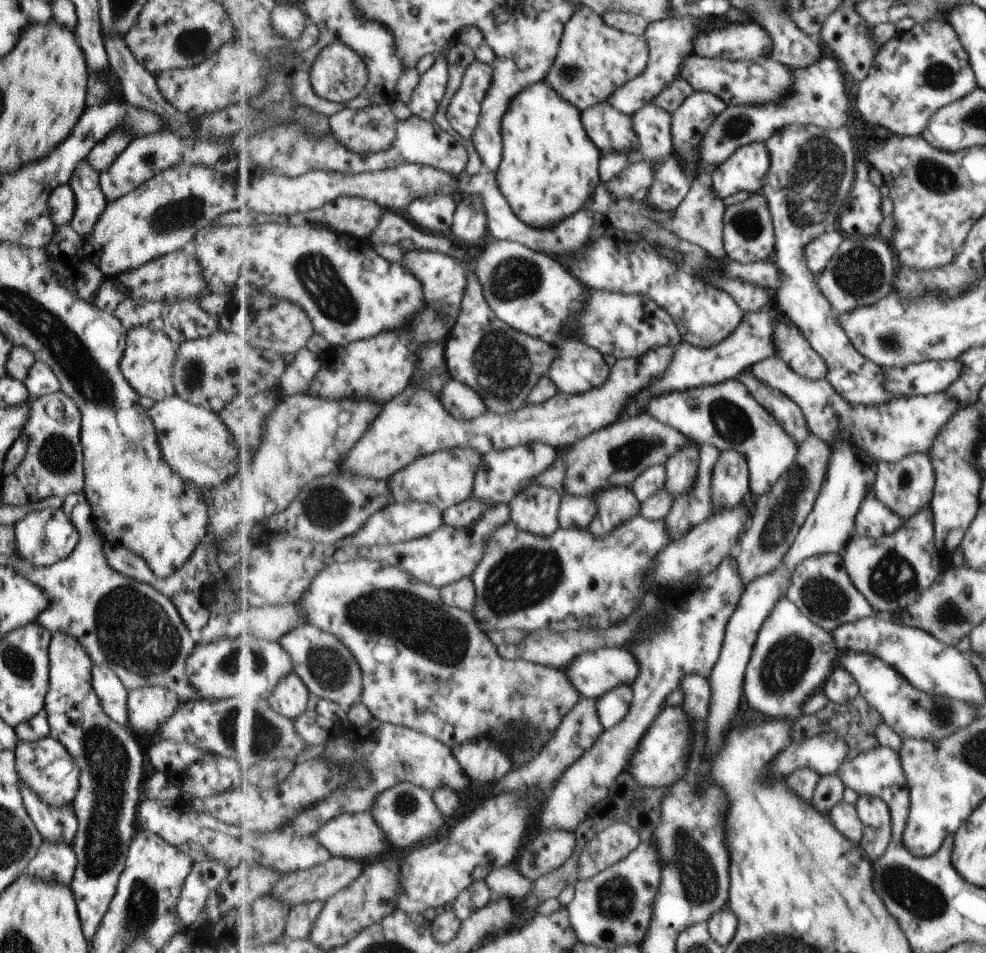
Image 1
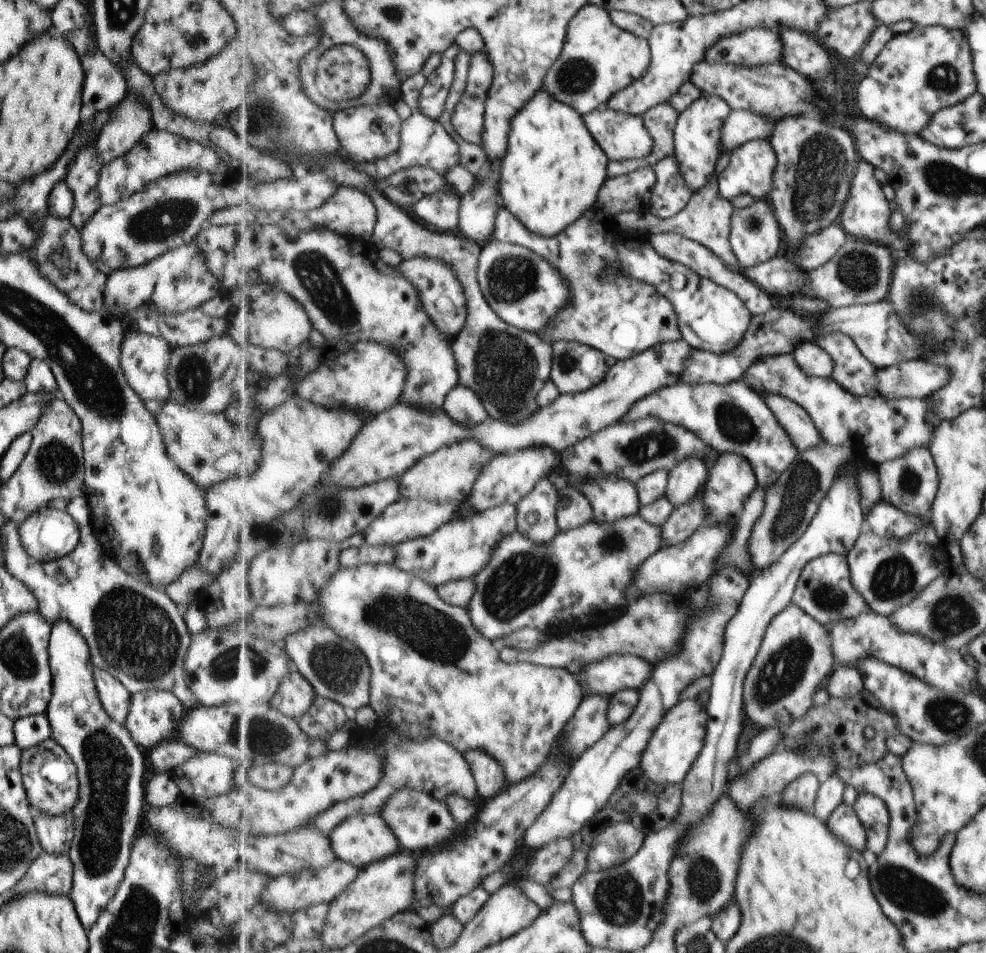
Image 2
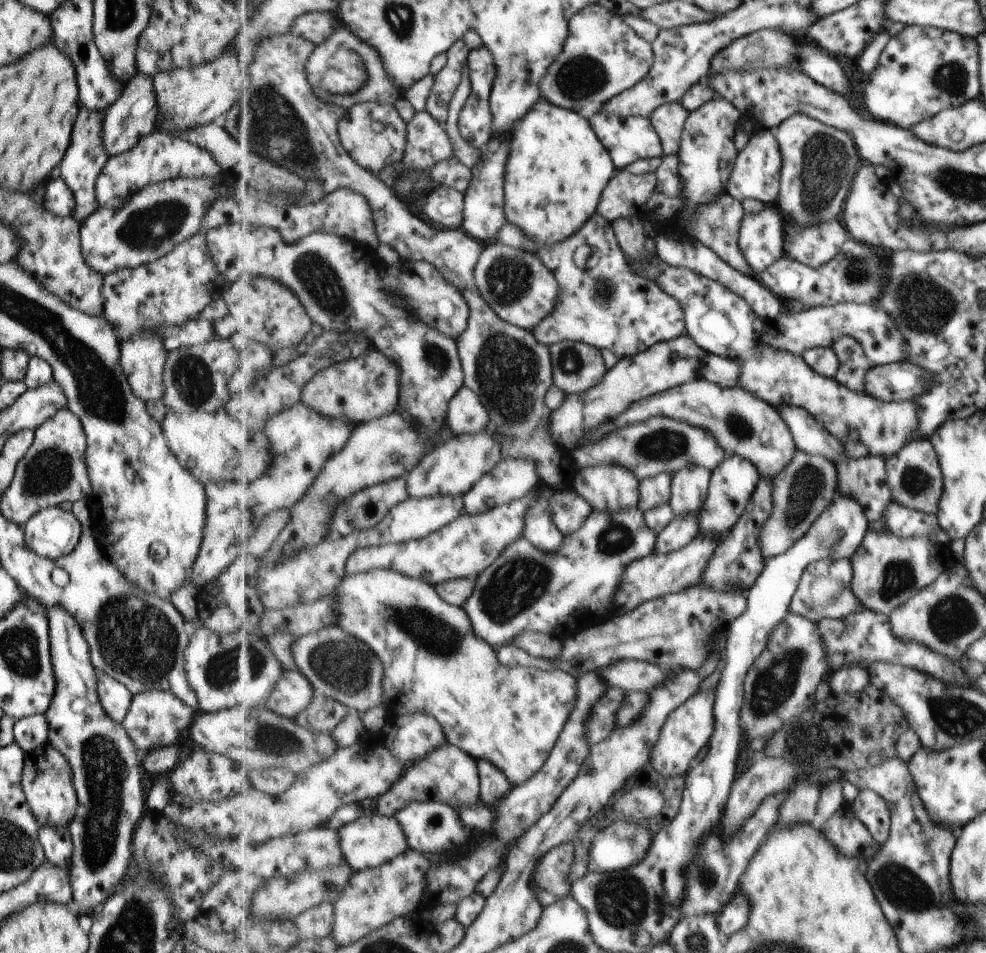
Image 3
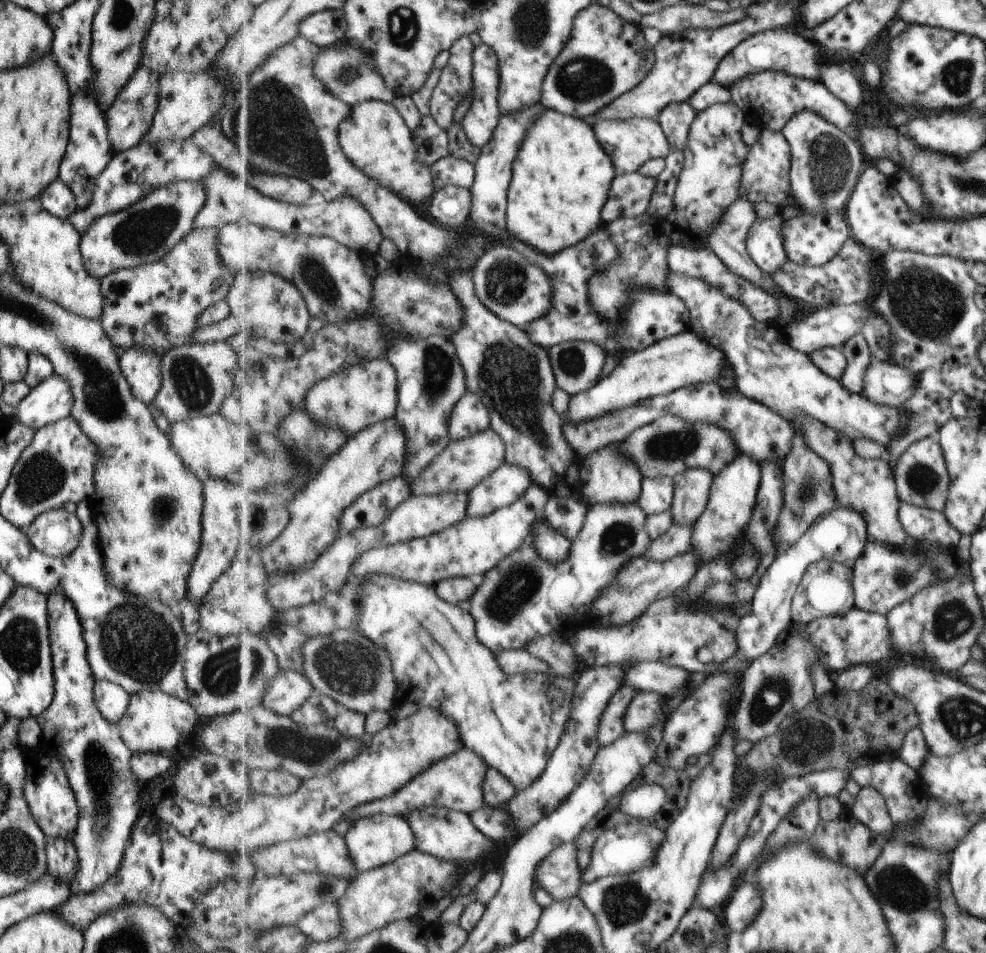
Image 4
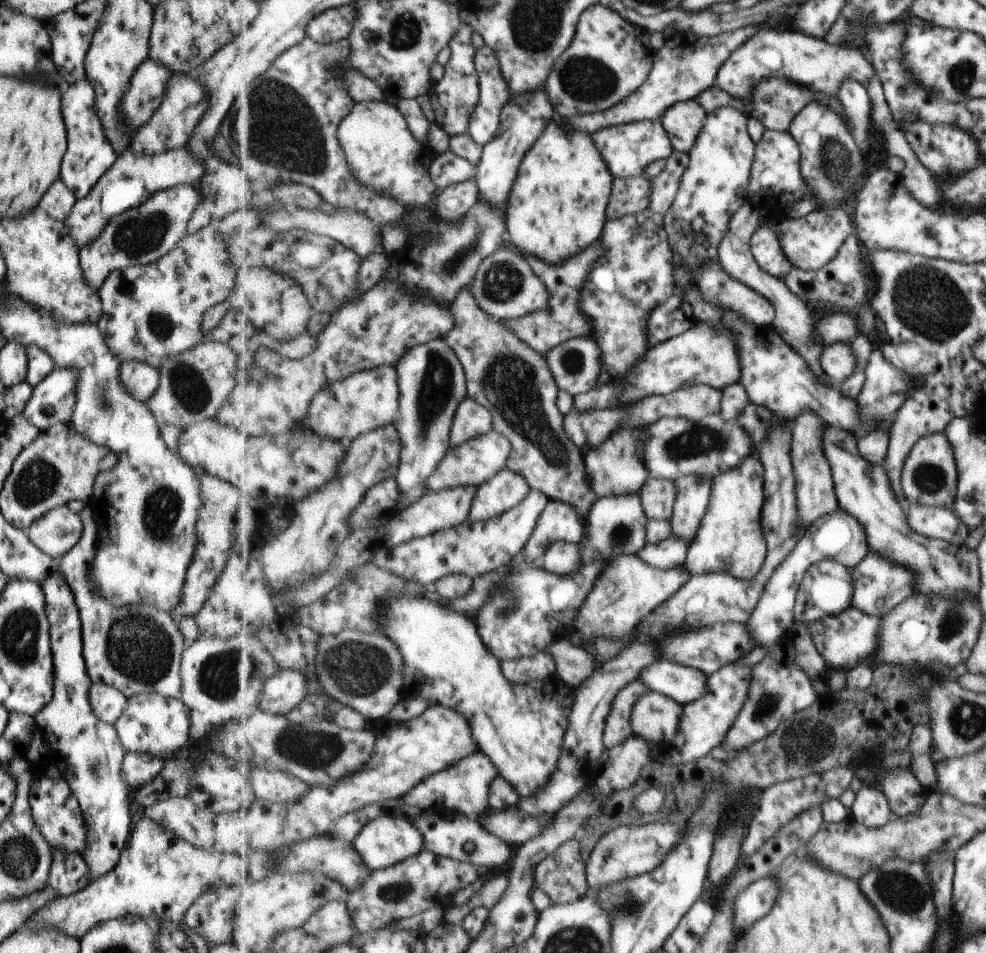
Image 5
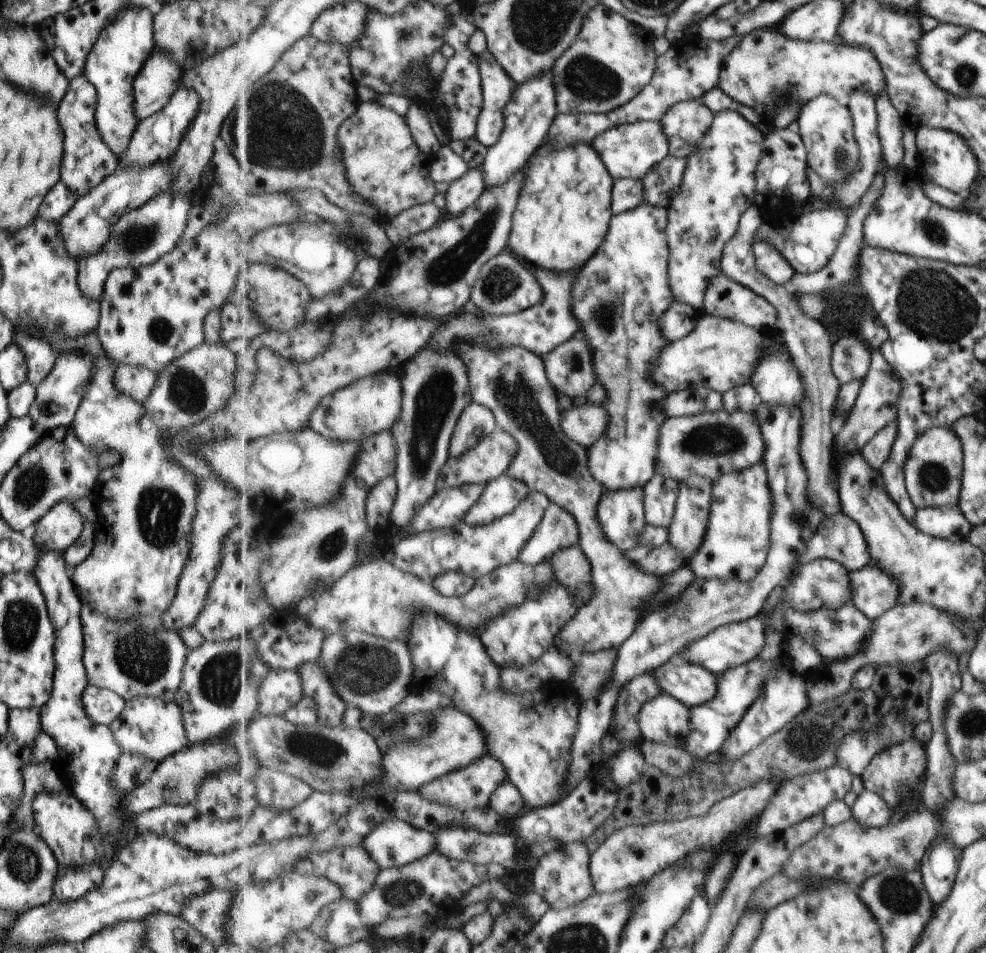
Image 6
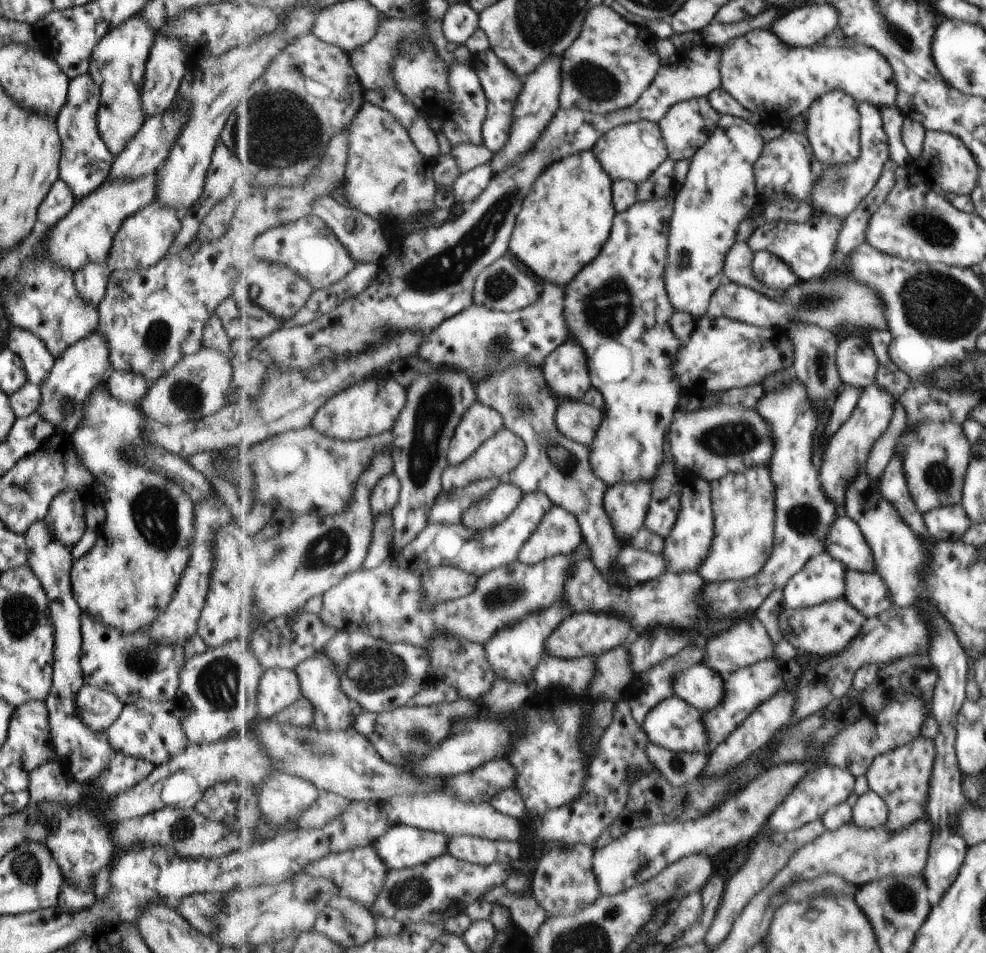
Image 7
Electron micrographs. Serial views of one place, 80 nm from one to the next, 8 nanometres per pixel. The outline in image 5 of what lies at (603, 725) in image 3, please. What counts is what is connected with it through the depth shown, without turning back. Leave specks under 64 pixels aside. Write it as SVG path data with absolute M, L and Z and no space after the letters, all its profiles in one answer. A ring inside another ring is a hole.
M635 680L626 688L623 688L622 692L619 692L619 695L615 698L613 708L611 708L611 714L607 718L607 724L605 724L603 740L606 749L619 746L625 740L635 736L633 726L631 726L631 716L633 715L635 704L638 704L638 701L642 699L647 690L649 688L641 680Z

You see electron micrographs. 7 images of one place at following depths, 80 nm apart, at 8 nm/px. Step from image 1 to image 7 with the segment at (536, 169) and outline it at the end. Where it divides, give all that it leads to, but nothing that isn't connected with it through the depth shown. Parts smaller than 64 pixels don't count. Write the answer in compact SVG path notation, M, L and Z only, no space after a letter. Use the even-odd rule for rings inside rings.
M592 150L553 163L538 178L534 190L523 204L512 234L510 254L515 255L521 264L543 282L562 287L569 286L588 264L602 254L602 248L610 239L617 214L614 205L614 181Z

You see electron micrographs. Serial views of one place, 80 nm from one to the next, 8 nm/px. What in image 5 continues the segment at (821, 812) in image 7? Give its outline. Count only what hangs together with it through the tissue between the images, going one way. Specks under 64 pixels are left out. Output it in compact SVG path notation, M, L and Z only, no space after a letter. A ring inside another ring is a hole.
M845 766L833 768L823 773L812 773L804 778L787 780L762 788L757 813L752 818L750 830L742 845L743 854L755 856L785 824L796 820L799 814L803 814L815 806L822 806L825 800L841 798L841 794L850 788L851 782L855 778L854 769Z

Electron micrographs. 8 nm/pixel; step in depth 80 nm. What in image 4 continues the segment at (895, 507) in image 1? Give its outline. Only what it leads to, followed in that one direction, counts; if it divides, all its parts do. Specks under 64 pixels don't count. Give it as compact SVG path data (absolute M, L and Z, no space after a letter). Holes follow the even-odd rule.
M936 436L926 437L916 441L903 452L897 466L892 468L897 494L902 503L913 507L923 507L927 510L942 512L949 497L950 476L946 470L945 458Z

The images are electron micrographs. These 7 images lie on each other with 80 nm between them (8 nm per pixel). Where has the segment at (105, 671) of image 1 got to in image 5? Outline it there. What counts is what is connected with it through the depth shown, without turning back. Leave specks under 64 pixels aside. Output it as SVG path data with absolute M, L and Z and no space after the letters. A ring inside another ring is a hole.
M91 684L87 698L89 698L91 712L106 724L113 725L126 706L125 696L117 688L107 684Z

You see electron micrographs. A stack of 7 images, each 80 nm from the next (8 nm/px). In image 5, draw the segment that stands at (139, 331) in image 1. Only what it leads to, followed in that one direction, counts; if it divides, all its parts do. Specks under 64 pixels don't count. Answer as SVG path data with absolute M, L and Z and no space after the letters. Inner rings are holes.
M123 360L119 366L119 382L123 390L134 400L147 402L159 384L157 366L149 366L145 361Z

